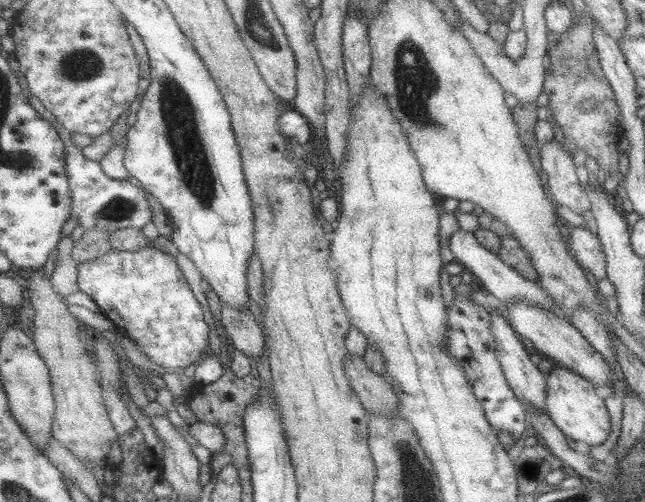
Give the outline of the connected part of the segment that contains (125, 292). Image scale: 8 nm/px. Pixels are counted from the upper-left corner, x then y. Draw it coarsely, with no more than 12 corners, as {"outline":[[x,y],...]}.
{"outline":[[113,249],[80,290],[152,363],[185,368],[211,326],[177,257]]}

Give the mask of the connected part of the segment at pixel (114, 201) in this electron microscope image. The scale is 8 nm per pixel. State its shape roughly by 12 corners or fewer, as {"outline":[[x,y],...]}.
{"outline":[[59,122],[72,216],[86,231],[141,229],[145,192],[105,174]]}

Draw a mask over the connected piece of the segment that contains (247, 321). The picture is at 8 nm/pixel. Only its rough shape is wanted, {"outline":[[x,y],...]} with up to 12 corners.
{"outline":[[222,306],[236,350],[251,358],[263,354],[266,338],[248,308]]}

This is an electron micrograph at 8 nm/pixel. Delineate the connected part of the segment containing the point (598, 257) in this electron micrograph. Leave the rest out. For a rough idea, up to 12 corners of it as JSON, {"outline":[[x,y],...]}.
{"outline":[[571,227],[568,251],[597,281],[606,276],[597,235]]}

